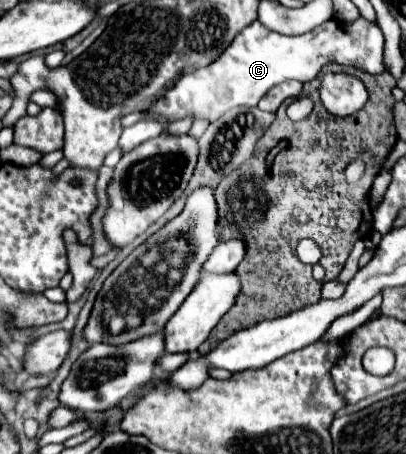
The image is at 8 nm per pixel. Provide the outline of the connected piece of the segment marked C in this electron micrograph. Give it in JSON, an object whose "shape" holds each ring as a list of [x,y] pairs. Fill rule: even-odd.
{"shape":[[[359,18],[351,24],[329,20],[317,26],[315,30],[299,36],[269,32],[265,30],[265,26],[261,26],[261,22],[253,22],[231,42],[231,46],[213,64],[199,68],[195,72],[183,74],[173,84],[173,88],[169,88],[159,100],[153,102],[153,106],[145,110],[151,116],[149,120],[141,120],[123,130],[119,146],[125,152],[129,152],[141,142],[163,134],[167,124],[183,120],[187,116],[191,116],[193,120],[217,122],[231,108],[237,108],[237,106],[253,108],[273,86],[285,80],[309,82],[317,76],[317,72],[325,64],[353,66],[373,76],[383,74],[387,72],[383,52],[385,52],[385,36],[381,28],[373,22],[367,22],[365,18]],[[153,116],[167,118],[167,122],[165,124],[157,122],[157,118]]]}

